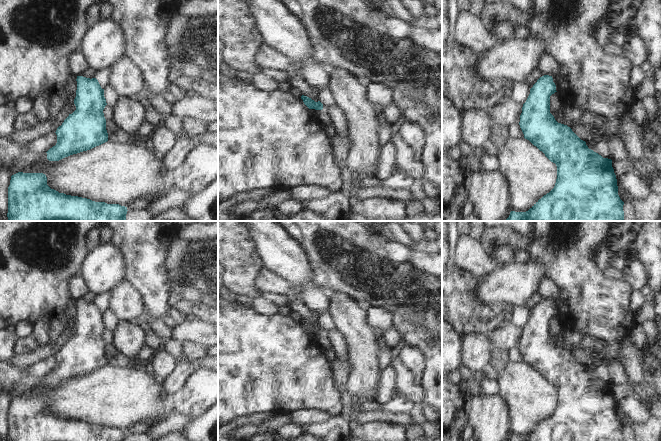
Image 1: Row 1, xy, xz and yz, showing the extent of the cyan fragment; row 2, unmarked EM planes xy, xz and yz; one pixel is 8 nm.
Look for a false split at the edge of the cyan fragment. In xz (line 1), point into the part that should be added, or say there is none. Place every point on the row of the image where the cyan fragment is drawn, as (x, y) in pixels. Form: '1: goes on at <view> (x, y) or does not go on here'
1: does not go on here

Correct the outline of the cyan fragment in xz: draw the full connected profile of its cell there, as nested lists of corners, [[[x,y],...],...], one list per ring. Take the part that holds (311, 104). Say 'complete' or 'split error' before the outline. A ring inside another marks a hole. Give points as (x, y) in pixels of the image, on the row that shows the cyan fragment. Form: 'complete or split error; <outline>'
complete; [[[302,95],[301,99],[303,100],[304,104],[309,108],[309,109],[315,109],[315,110],[322,110],[323,109],[323,104],[318,101],[315,102],[311,98]]]

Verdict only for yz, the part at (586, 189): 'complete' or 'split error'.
complete

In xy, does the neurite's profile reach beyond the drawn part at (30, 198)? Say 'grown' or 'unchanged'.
unchanged

